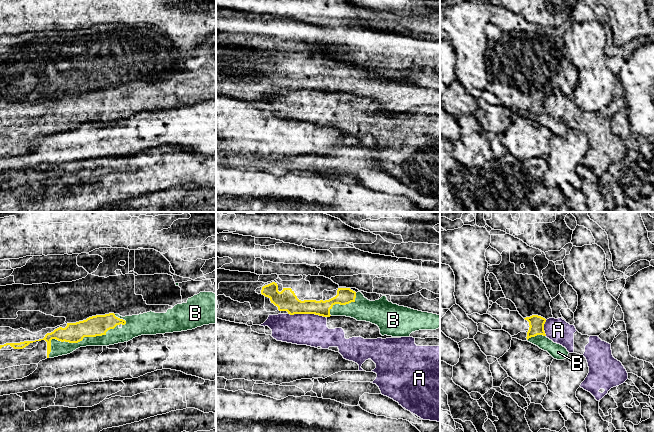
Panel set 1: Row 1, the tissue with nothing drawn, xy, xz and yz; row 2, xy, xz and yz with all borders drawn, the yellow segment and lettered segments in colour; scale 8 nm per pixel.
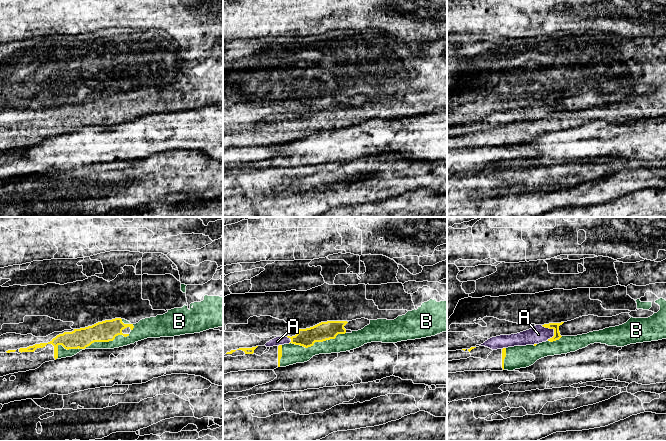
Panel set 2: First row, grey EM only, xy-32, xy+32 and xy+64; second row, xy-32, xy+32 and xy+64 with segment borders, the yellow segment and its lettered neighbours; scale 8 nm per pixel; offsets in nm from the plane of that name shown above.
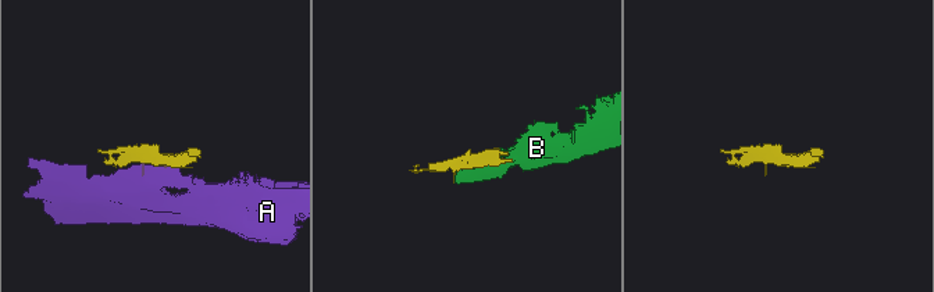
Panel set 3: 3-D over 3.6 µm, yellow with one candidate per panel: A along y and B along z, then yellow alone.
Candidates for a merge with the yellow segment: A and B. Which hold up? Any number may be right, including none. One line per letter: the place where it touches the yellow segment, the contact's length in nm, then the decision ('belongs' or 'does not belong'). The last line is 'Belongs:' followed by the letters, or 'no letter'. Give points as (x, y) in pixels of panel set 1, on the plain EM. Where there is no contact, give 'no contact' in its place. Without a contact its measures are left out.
A: contact xz (307, 89); length 300 nm; does not belong
B: contact xy (76, 118); length 650 nm; belongs
Belongs: B

